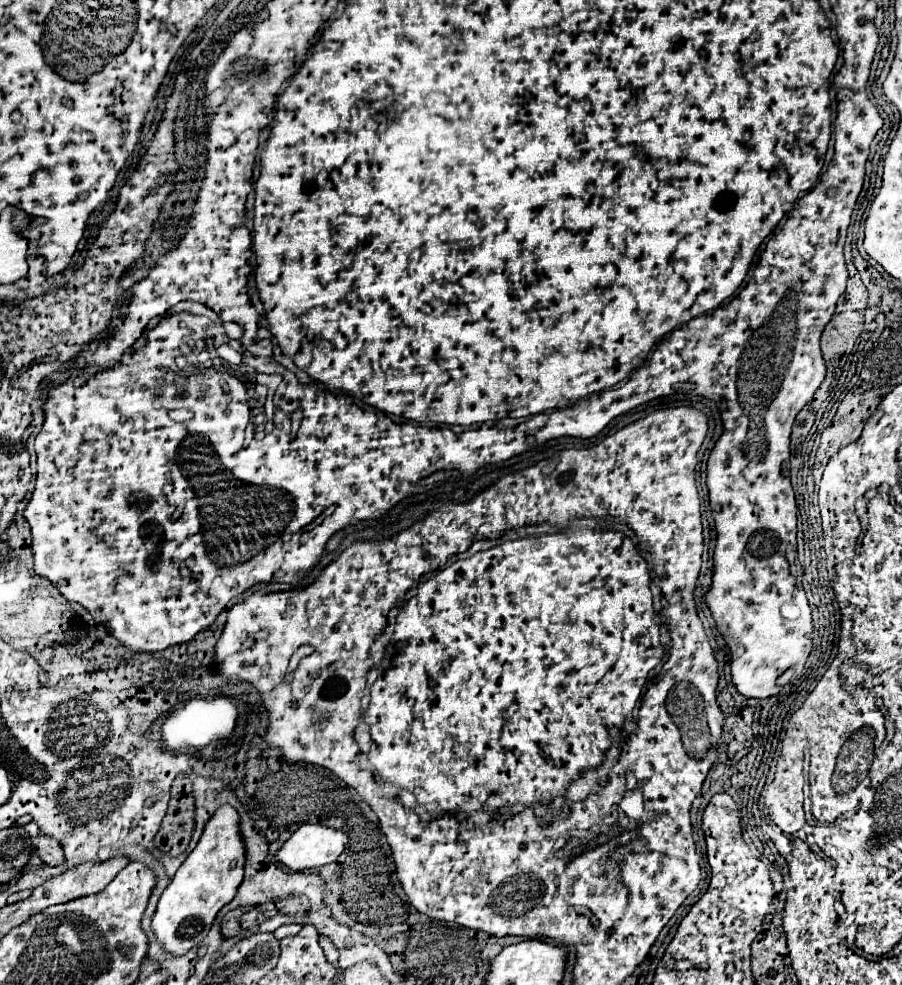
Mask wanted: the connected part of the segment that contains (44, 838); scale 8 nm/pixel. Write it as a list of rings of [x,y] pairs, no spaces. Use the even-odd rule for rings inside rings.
[[[40,831],[38,839],[36,839],[36,845],[34,845],[38,857],[46,863],[46,865],[62,865],[64,863],[64,855],[62,855],[62,847],[60,843],[50,837],[50,835],[44,835]]]

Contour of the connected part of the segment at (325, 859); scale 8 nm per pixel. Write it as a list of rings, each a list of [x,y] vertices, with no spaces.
[[[302,825],[276,853],[276,859],[292,871],[316,869],[336,861],[346,847],[346,833],[326,825]]]

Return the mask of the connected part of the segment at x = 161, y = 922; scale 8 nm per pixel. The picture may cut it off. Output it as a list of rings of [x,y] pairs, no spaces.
[[[222,805],[206,823],[198,845],[180,865],[158,901],[152,929],[164,949],[172,955],[184,955],[206,937],[218,911],[234,899],[236,889],[244,879],[244,861],[246,843],[240,833],[240,815],[232,805]]]

